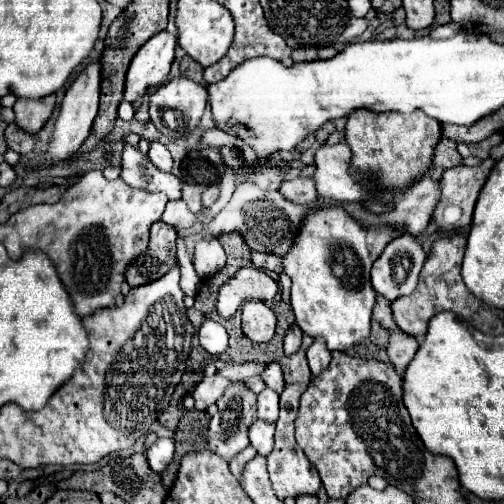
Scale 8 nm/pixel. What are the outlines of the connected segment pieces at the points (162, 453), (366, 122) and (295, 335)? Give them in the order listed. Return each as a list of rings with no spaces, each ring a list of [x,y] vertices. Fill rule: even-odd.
[[[158,438],[148,450],[146,450],[146,458],[148,464],[154,472],[162,472],[168,462],[174,456],[174,440],[172,438]]]
[[[356,110],[348,116],[344,134],[348,146],[352,148],[352,172],[356,172],[358,178],[370,178],[376,184],[376,190],[362,202],[362,206],[372,214],[382,214],[394,206],[394,192],[400,192],[402,188],[406,190],[414,180],[420,180],[428,172],[432,166],[434,148],[442,138],[442,128],[434,118],[420,110],[412,114],[376,114],[368,110]]]
[[[292,324],[290,326],[290,330],[286,332],[286,336],[284,336],[284,354],[292,354],[292,352],[298,352],[298,348],[300,348],[300,344],[302,344],[302,330],[296,326],[296,324]]]

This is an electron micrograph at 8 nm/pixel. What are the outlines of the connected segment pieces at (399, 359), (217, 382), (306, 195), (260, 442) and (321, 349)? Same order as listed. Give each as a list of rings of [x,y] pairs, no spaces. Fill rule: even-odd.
[[[394,330],[390,334],[390,340],[388,340],[388,356],[394,364],[394,368],[398,372],[404,372],[406,364],[412,360],[412,356],[416,354],[416,348],[418,348],[418,342],[414,336],[408,336],[400,330]]]
[[[210,376],[204,378],[192,392],[194,396],[194,408],[196,410],[206,410],[210,404],[218,402],[218,398],[222,396],[224,388],[230,384],[230,380],[222,378],[222,376]]]
[[[294,178],[294,180],[286,180],[282,182],[280,186],[280,194],[294,202],[294,204],[316,204],[318,200],[318,194],[316,194],[316,188],[314,188],[314,180],[312,178]]]
[[[256,420],[248,430],[248,438],[260,456],[268,456],[274,444],[274,424],[264,424],[262,420]]]
[[[314,338],[314,342],[310,344],[310,348],[308,348],[308,364],[310,364],[310,370],[312,370],[314,376],[318,376],[324,368],[328,368],[330,352],[328,352],[322,338]]]

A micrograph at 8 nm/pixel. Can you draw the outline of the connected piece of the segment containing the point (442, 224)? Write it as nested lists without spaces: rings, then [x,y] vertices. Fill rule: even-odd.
[[[486,158],[480,166],[474,166],[474,168],[454,166],[444,170],[440,180],[442,196],[434,210],[434,222],[438,224],[438,228],[458,230],[464,226],[470,226],[474,204],[494,164],[496,162],[492,158]],[[452,210],[460,212],[460,216],[456,222],[449,223],[444,220],[444,216],[448,216]]]

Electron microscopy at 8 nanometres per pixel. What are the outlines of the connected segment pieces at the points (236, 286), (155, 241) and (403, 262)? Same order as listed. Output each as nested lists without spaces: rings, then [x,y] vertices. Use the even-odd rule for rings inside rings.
[[[240,268],[238,272],[224,284],[218,294],[218,314],[224,320],[230,320],[238,306],[248,300],[268,302],[276,296],[276,282],[258,268]]]
[[[166,222],[152,224],[150,230],[150,244],[144,254],[140,254],[128,268],[126,268],[126,282],[134,286],[142,286],[154,282],[174,266],[176,256],[176,230]]]
[[[400,236],[384,248],[380,258],[372,266],[372,286],[386,300],[394,302],[400,296],[414,292],[418,274],[426,254],[416,236]]]

